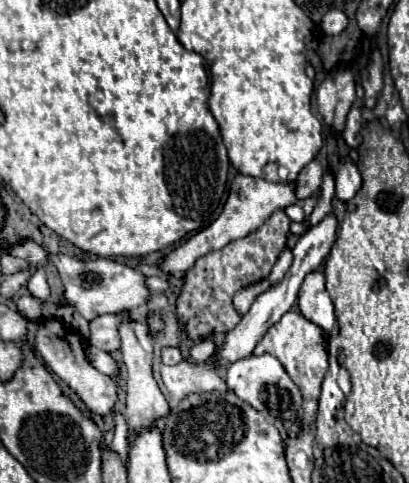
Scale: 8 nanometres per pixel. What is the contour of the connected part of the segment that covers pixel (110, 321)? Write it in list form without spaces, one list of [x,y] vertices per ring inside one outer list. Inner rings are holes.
[[[106,314],[98,316],[90,322],[90,346],[96,346],[104,352],[116,352],[120,350],[120,316],[118,314]]]

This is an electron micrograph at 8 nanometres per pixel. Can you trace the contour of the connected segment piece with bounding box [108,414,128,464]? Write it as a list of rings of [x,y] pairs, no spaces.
[[[114,414],[114,418],[116,418],[114,440],[108,450],[116,450],[116,454],[120,454],[120,460],[124,464],[128,464],[128,426],[126,426],[122,414]]]

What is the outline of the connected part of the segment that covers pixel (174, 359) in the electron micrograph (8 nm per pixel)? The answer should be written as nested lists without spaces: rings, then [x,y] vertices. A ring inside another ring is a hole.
[[[164,348],[162,350],[162,364],[168,364],[168,366],[174,366],[182,360],[182,352],[178,348]]]

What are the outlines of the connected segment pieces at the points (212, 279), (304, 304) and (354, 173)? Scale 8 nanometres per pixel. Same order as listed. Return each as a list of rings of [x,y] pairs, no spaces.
[[[276,210],[258,230],[196,260],[196,264],[186,272],[186,284],[176,302],[176,314],[184,320],[188,338],[196,342],[214,332],[228,332],[232,326],[236,326],[236,322],[240,322],[240,316],[232,306],[234,292],[242,286],[268,278],[278,254],[286,248],[288,234],[290,220],[284,210]]]
[[[310,272],[300,288],[298,306],[304,318],[320,326],[324,332],[332,332],[336,328],[336,312],[334,304],[324,288],[324,274]]]
[[[350,158],[340,162],[340,170],[336,174],[336,190],[334,190],[334,198],[340,202],[348,202],[354,198],[354,194],[360,190],[360,174],[358,168],[350,162]]]

